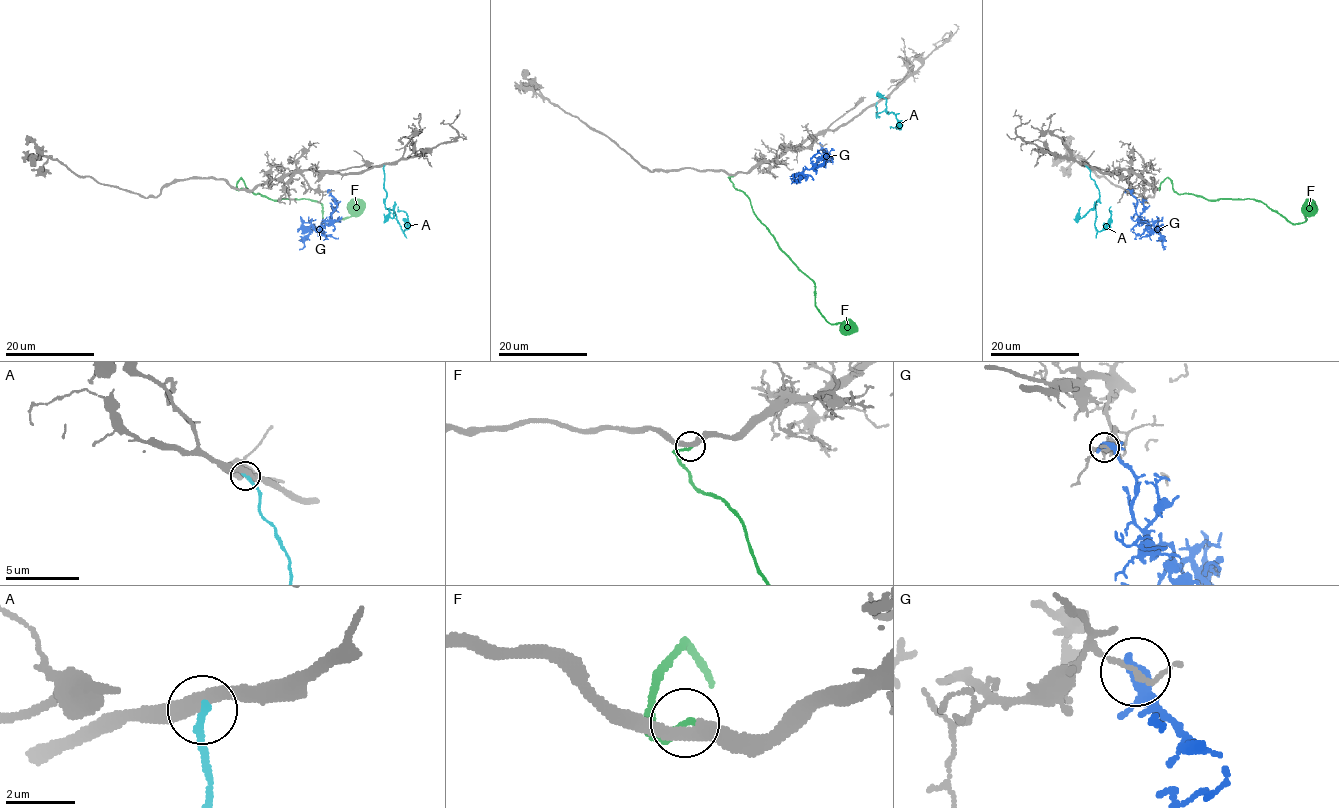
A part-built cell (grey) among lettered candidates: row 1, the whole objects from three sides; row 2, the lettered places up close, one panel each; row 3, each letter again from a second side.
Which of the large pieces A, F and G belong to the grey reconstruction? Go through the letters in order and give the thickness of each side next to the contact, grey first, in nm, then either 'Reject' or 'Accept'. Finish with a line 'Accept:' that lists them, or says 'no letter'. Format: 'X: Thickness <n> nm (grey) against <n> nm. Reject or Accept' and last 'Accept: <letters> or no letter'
A: Thickness 420 nm (grey) against 240 nm. Reject
F: Thickness 360 nm (grey) against 200 nm. Accept
G: Thickness 140 nm (grey) against 280 nm. Reject
Accept: F

